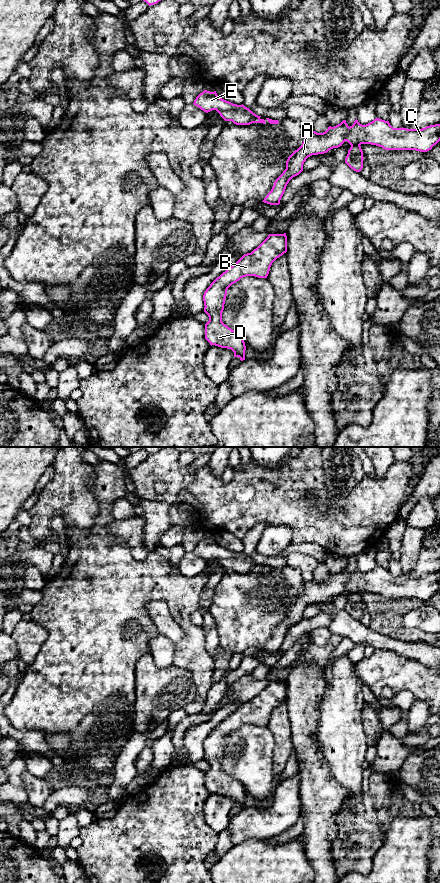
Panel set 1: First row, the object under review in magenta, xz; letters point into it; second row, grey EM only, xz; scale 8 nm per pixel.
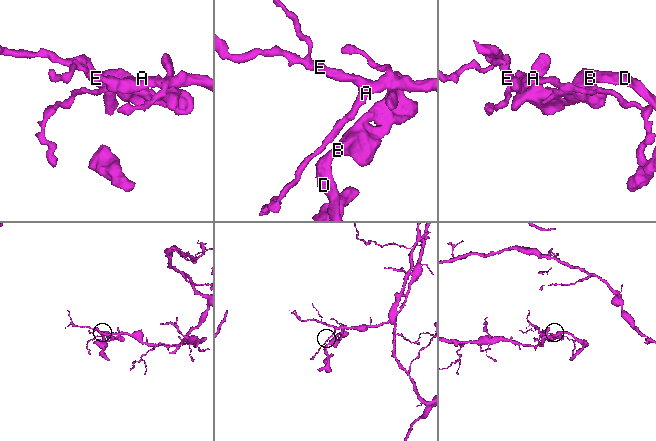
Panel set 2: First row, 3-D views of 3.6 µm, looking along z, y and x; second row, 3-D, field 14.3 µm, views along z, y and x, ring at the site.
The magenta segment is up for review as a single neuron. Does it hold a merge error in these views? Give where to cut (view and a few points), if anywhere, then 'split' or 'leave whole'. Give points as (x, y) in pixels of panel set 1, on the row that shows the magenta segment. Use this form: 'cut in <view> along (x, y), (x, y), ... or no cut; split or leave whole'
cut in xz along (359, 144), (351, 146); split

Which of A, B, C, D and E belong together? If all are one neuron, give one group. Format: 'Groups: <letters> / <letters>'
Groups: A C E / B D

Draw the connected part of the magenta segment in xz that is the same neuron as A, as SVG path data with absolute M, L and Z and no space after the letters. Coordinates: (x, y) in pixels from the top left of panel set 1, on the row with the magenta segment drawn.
M379 118L362 125L356 119L352 126L346 120L323 133L304 132L302 145L286 161L286 169L275 180L262 202L279 205L289 181L303 171L303 164L312 155L324 154L347 141L352 145L371 144L385 150L416 150L427 152L440 141L440 124L422 129L393 128L389 121Z

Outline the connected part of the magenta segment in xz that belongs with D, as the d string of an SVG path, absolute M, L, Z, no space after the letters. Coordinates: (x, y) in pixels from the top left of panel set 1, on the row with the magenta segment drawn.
M286 233L269 234L256 249L244 254L206 289L203 295L204 312L209 321L205 324L205 339L211 346L231 349L234 357L245 360L246 346L243 338L222 322L227 290L246 276L267 278L272 263L286 252Z

